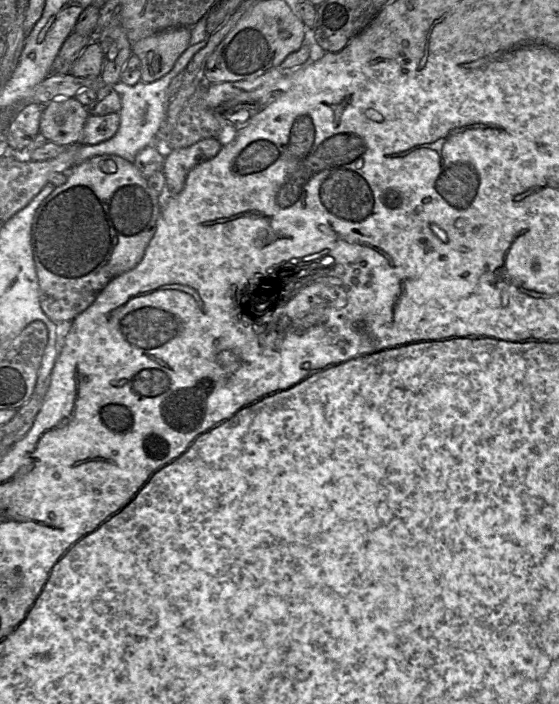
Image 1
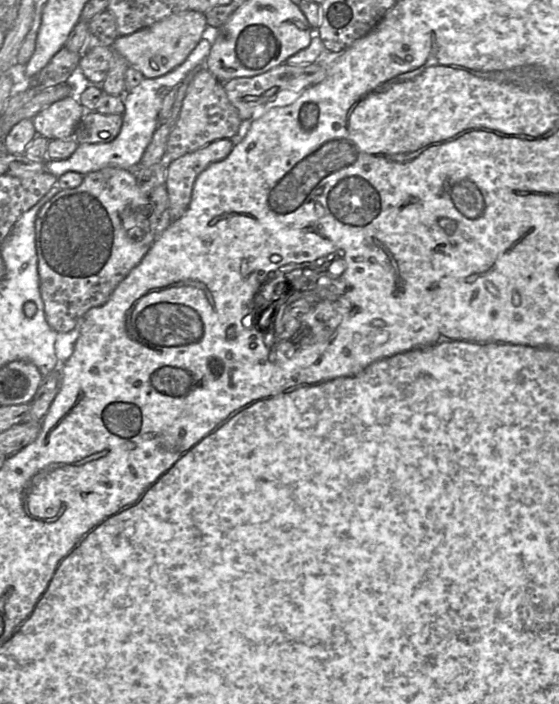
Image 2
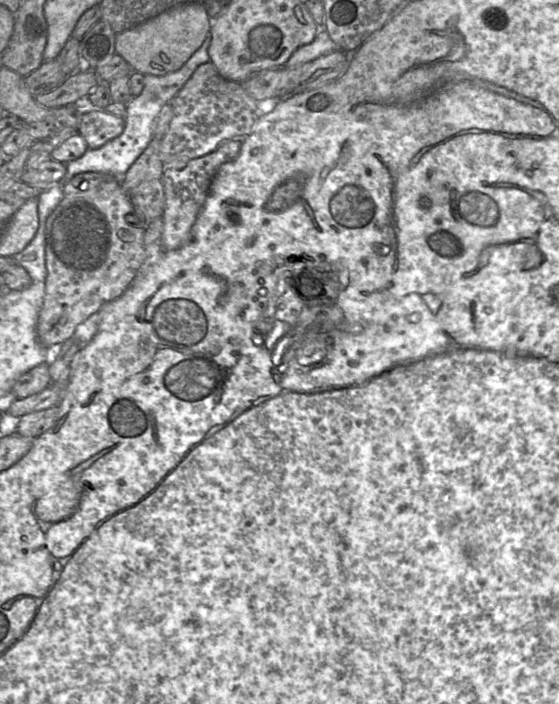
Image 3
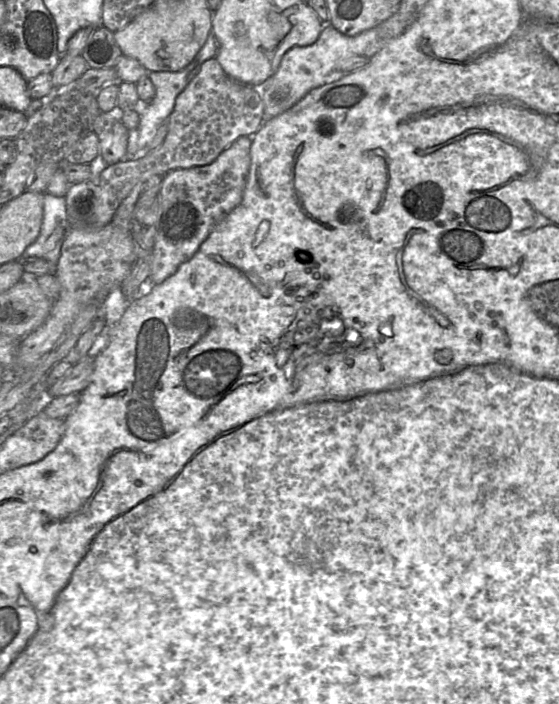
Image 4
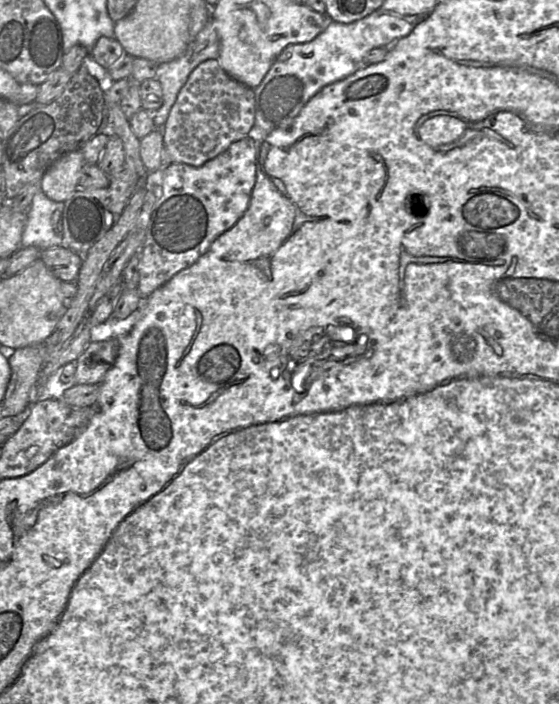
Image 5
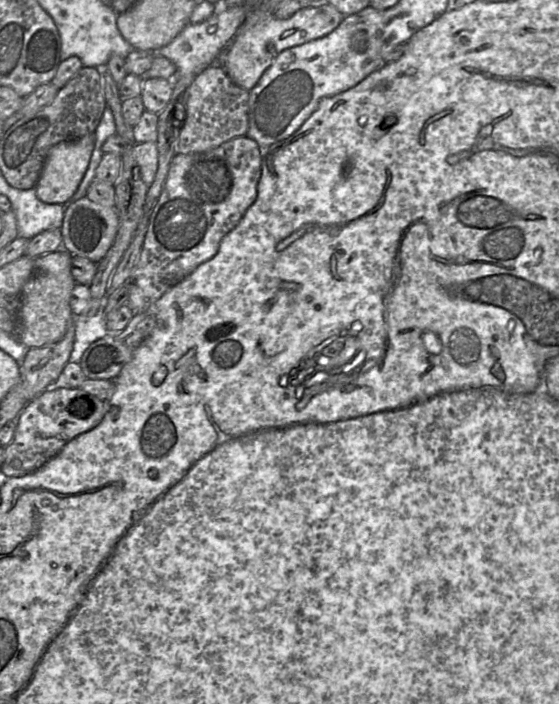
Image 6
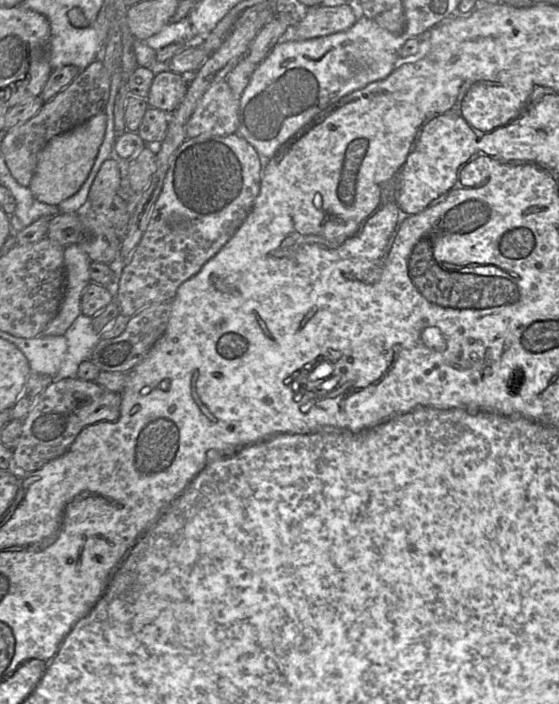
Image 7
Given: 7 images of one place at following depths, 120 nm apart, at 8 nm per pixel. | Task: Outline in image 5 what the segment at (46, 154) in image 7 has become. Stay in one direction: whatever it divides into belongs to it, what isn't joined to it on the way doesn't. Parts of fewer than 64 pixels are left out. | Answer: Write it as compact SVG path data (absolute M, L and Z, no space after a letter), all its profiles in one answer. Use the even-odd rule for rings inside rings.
M80 149L64 154L44 173L41 190L51 200L65 202L79 189L80 172L85 163Z

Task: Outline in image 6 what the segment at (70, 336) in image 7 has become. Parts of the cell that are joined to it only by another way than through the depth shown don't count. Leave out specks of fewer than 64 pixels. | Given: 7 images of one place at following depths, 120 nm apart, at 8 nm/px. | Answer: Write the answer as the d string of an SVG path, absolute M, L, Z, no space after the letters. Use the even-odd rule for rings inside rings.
M99 310L93 316L74 316L75 338L70 360L80 363L87 348L95 341L108 335L106 314Z

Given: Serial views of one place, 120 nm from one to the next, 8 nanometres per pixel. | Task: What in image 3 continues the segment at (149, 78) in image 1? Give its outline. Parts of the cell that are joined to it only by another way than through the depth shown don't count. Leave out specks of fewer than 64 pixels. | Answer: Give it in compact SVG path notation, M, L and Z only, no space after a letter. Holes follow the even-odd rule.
M189 2L172 7L158 16L116 34L115 51L133 71L163 76L179 70L200 48L210 33L212 19L201 2Z

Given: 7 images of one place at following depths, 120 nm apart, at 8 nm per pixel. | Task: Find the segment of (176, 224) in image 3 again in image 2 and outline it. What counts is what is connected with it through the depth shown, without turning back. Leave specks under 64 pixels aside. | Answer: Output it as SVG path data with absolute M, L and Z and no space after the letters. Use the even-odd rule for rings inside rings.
M218 139L194 152L167 160L165 186L171 223L181 218L188 209L198 175L210 164L225 159L233 147L231 139Z

